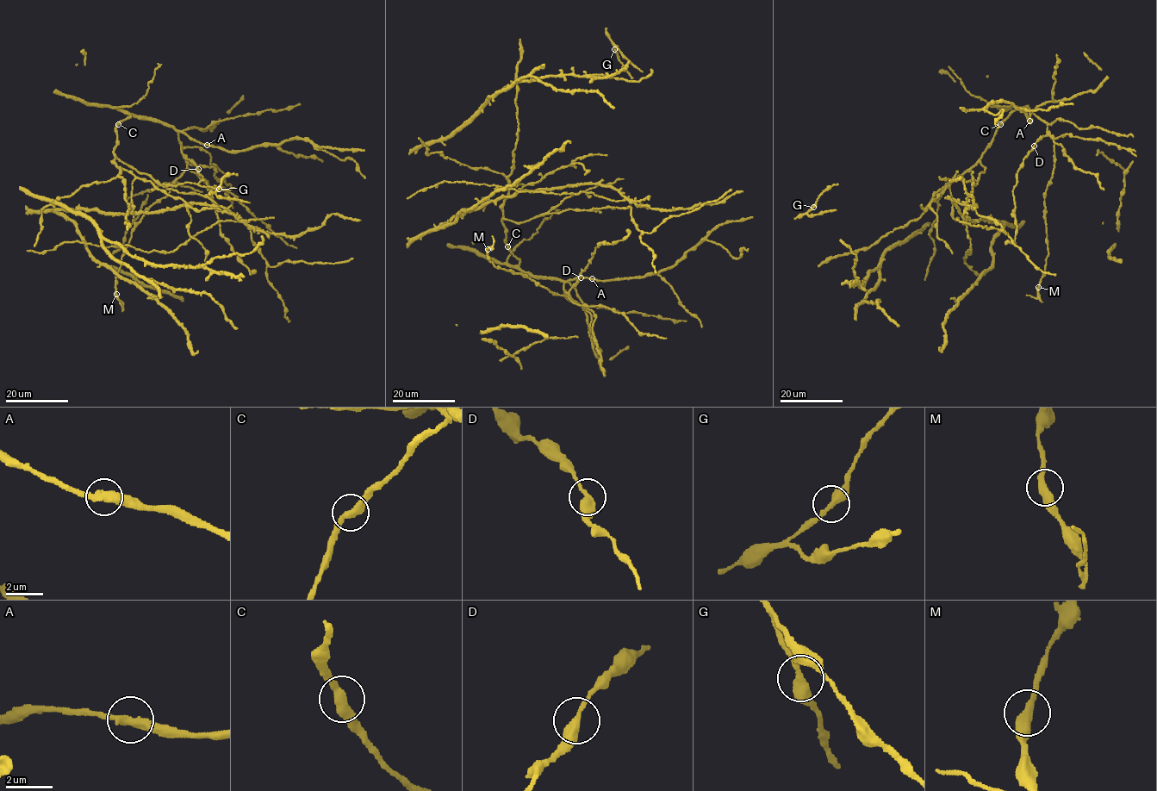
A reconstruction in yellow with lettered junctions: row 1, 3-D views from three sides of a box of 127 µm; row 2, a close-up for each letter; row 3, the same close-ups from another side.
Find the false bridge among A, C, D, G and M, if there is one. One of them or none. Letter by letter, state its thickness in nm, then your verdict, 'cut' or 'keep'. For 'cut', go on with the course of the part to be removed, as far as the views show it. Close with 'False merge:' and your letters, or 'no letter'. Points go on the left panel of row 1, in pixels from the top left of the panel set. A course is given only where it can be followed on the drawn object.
A: 400 nm thick; keep
C: 380 nm thick; keep
D: 400 nm thick; keep
G: 420 nm thick; keep
M: 400 nm thick; keep
False merge: no letter

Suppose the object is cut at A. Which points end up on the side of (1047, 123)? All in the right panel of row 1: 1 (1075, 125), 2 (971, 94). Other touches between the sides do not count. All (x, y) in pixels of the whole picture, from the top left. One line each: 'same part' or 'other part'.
1: same part
2: same part

